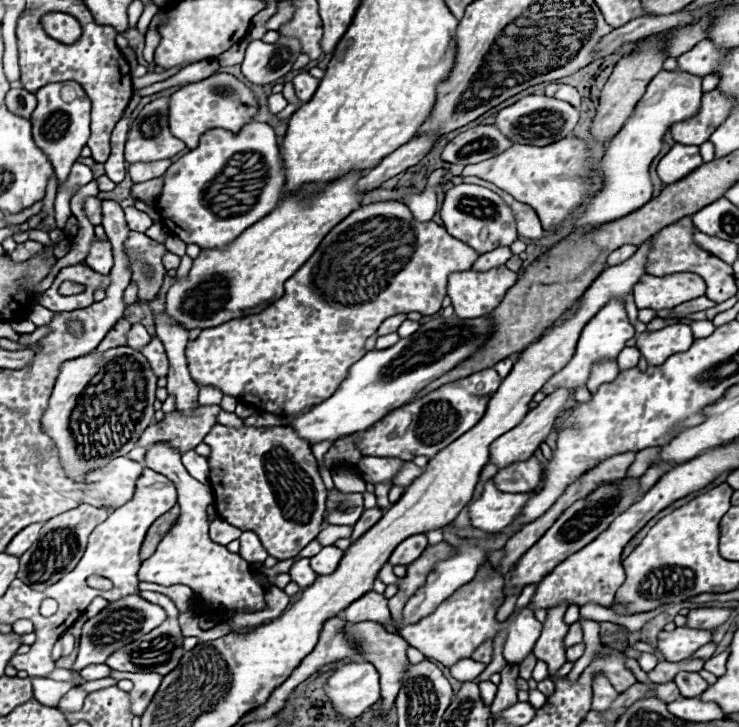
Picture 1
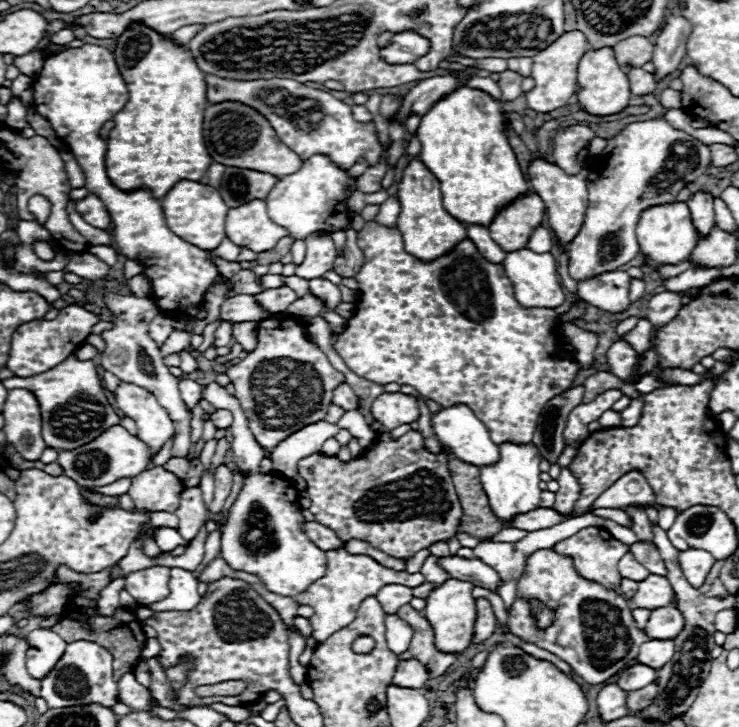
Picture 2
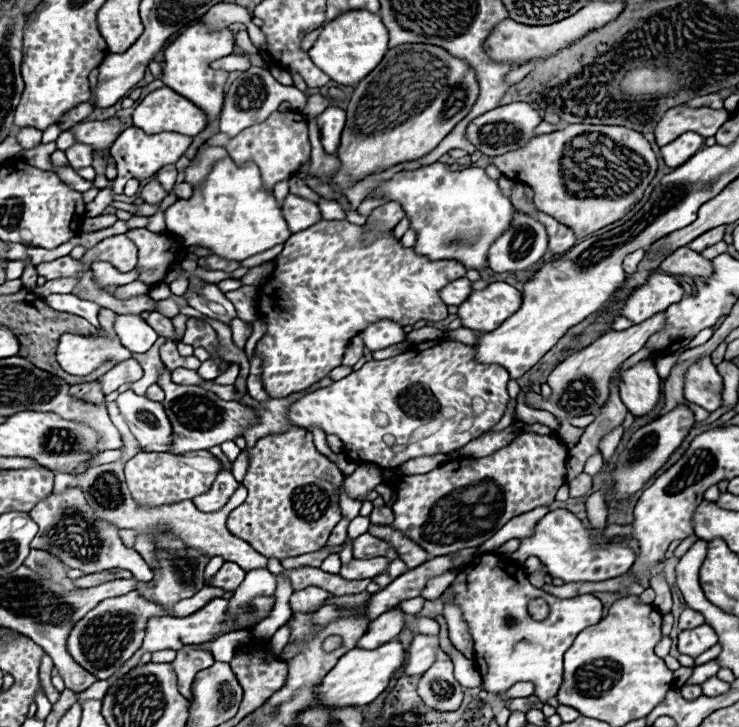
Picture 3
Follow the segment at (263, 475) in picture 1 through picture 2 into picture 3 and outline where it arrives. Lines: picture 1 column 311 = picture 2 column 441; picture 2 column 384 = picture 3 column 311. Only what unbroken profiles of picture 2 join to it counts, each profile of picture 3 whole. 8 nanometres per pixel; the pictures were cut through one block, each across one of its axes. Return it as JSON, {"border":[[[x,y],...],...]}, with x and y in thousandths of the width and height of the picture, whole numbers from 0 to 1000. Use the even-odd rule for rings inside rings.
{"border":[[[392,589],[357,600],[336,619],[336,627],[338,641],[327,660],[336,671],[336,685],[311,704],[309,729],[333,743],[355,765],[376,768],[379,773],[436,754],[449,726],[463,715],[457,682],[465,652],[425,616],[422,594]]]}

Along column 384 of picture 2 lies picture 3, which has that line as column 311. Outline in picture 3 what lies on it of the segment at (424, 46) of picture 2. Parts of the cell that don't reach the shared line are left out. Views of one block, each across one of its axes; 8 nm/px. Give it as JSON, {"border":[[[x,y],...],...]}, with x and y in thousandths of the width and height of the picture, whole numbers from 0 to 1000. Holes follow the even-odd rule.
{"border":[[[465,17],[447,28],[425,63],[417,69],[422,85],[441,99],[449,110],[465,118],[482,118],[490,107],[495,107],[517,83],[525,69],[525,41],[517,33],[517,25],[503,17]]]}

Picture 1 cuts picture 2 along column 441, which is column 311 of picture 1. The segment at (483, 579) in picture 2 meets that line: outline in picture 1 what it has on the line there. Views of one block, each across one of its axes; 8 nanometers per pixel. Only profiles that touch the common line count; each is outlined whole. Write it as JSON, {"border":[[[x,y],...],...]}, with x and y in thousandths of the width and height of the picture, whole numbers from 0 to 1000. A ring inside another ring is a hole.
{"border":[[[438,751],[428,765],[419,768],[419,779],[430,790],[447,790],[447,787],[452,787],[452,781],[457,781],[463,765],[465,765],[465,759],[460,754]]]}

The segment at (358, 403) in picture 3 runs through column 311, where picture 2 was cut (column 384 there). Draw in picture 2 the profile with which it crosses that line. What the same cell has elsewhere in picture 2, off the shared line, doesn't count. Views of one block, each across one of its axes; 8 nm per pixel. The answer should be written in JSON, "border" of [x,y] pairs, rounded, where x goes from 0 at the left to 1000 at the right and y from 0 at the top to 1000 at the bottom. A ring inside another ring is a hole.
{"border":[[[514,542],[503,553],[503,569],[506,575],[520,586],[520,591],[533,591],[541,583],[560,580],[568,567],[563,558],[563,550],[549,542]]]}

